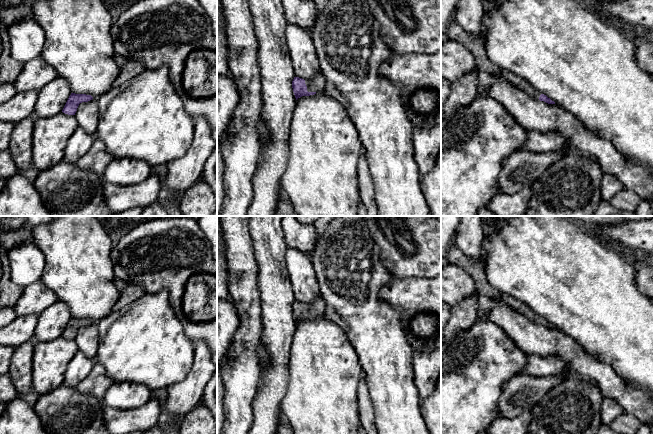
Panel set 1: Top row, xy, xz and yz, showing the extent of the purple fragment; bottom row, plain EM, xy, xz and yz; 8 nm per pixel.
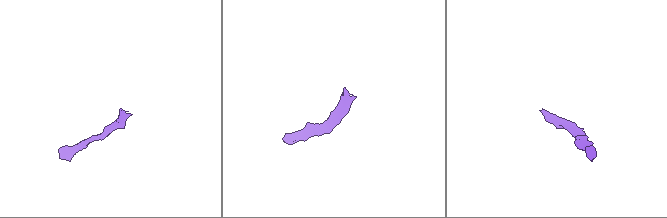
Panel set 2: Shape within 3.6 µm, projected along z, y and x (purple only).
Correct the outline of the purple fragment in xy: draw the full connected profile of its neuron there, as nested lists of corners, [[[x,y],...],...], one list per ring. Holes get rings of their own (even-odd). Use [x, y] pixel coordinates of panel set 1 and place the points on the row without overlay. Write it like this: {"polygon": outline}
{"polygon": [[[71,317],[62,336],[68,339],[75,339],[80,327],[92,324],[91,319]]]}

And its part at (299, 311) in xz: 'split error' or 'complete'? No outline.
split error

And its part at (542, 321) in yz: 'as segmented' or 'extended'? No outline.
extended

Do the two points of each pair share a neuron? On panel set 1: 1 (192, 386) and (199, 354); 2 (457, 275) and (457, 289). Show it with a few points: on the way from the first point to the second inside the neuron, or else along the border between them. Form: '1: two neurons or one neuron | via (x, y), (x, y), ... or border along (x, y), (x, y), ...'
1: one neuron | via (197, 378), (199, 375), (199, 362)
2: one neuron | via (457, 278), (457, 286)

